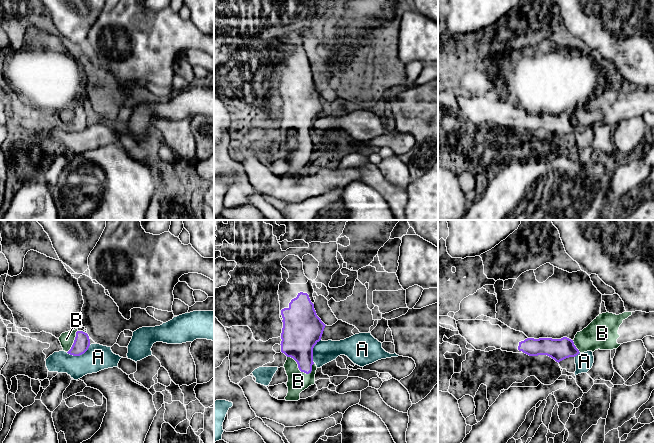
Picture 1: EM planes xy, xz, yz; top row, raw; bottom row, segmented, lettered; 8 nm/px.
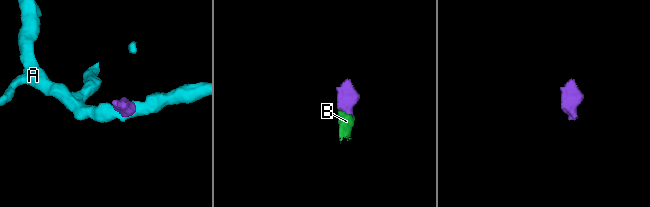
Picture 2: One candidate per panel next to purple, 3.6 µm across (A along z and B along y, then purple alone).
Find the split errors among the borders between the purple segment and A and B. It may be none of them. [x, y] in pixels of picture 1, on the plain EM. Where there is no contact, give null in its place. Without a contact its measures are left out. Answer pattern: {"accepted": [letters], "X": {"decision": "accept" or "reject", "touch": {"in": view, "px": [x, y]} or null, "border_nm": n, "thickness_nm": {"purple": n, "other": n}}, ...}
{"accepted": ["B"], "A": {"decision": "reject", "touch": {"in": "xy", "px": [78, 131]}, "border_nm": 200, "thickness_nm": {"purple": 130, "other": 200}}, "B": {"decision": "accept", "touch": {"in": "xz", "px": [298, 143]}, "border_nm": 240, "thickness_nm": {"purple": 280, "other": 170}}}

